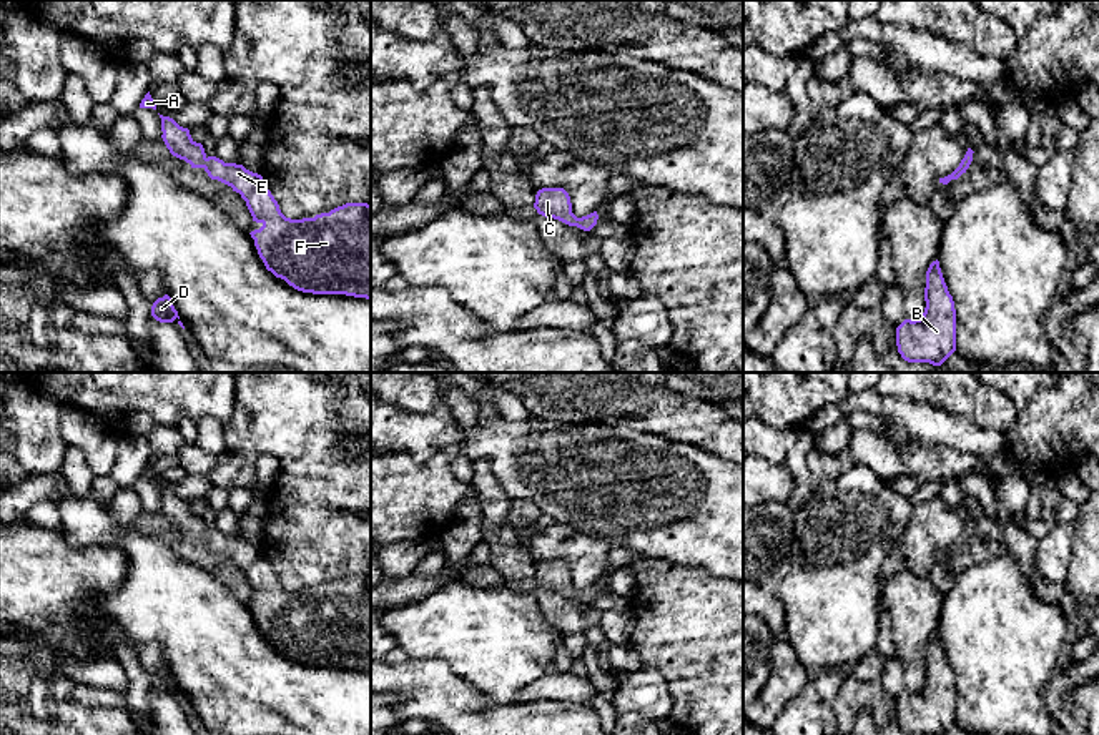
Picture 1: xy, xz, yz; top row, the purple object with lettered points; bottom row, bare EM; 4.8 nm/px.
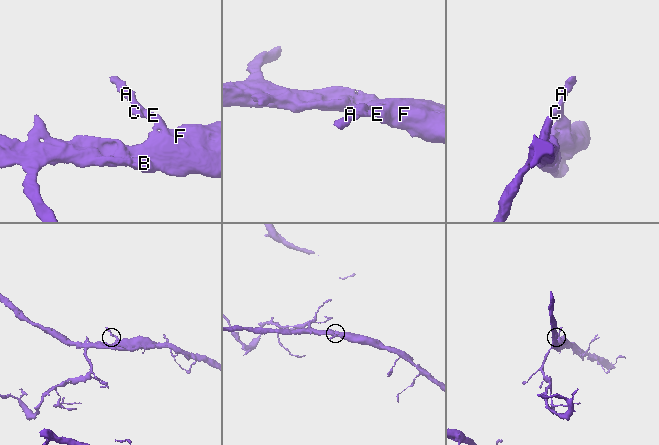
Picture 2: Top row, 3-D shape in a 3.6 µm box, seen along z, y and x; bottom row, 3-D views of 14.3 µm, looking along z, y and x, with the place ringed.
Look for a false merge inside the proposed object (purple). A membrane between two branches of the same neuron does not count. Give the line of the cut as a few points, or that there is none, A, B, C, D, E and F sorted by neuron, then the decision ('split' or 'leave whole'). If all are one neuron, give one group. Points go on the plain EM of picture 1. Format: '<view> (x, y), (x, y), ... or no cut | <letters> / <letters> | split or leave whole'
no cut | A B C D E F | leave whole

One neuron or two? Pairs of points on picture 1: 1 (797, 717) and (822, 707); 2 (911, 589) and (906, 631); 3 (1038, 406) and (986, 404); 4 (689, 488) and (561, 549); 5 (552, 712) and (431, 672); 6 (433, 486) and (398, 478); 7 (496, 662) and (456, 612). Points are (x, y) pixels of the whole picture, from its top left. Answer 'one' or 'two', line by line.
1: one
2: one
3: two
4: two
5: one
6: one
7: one

